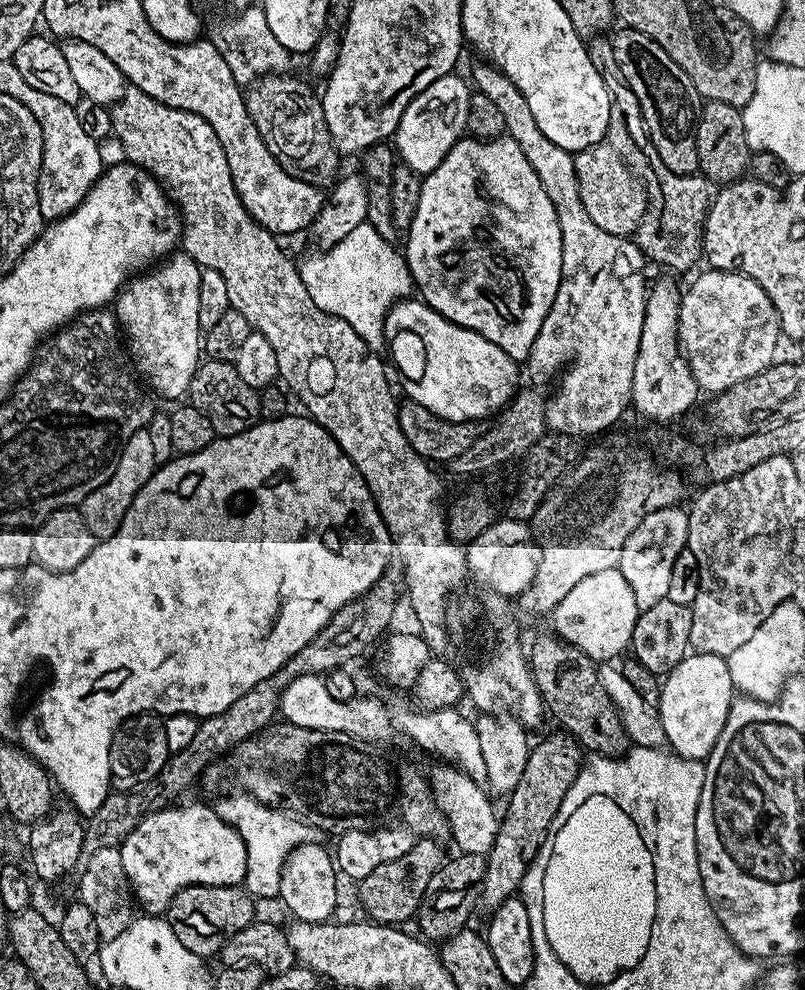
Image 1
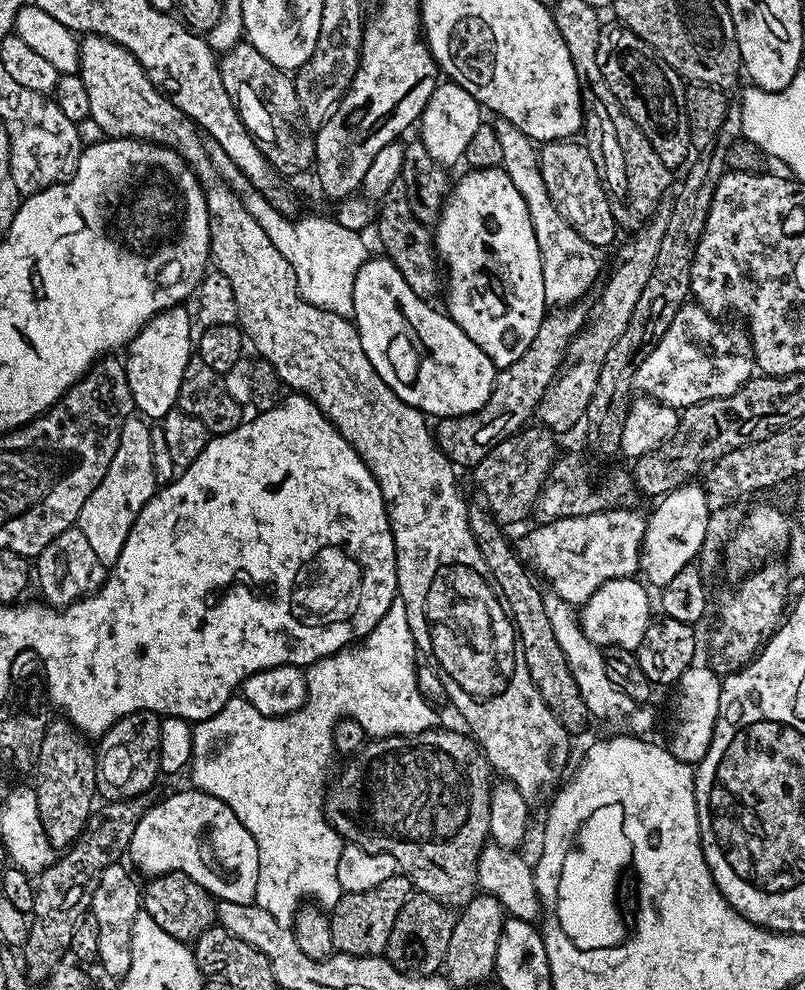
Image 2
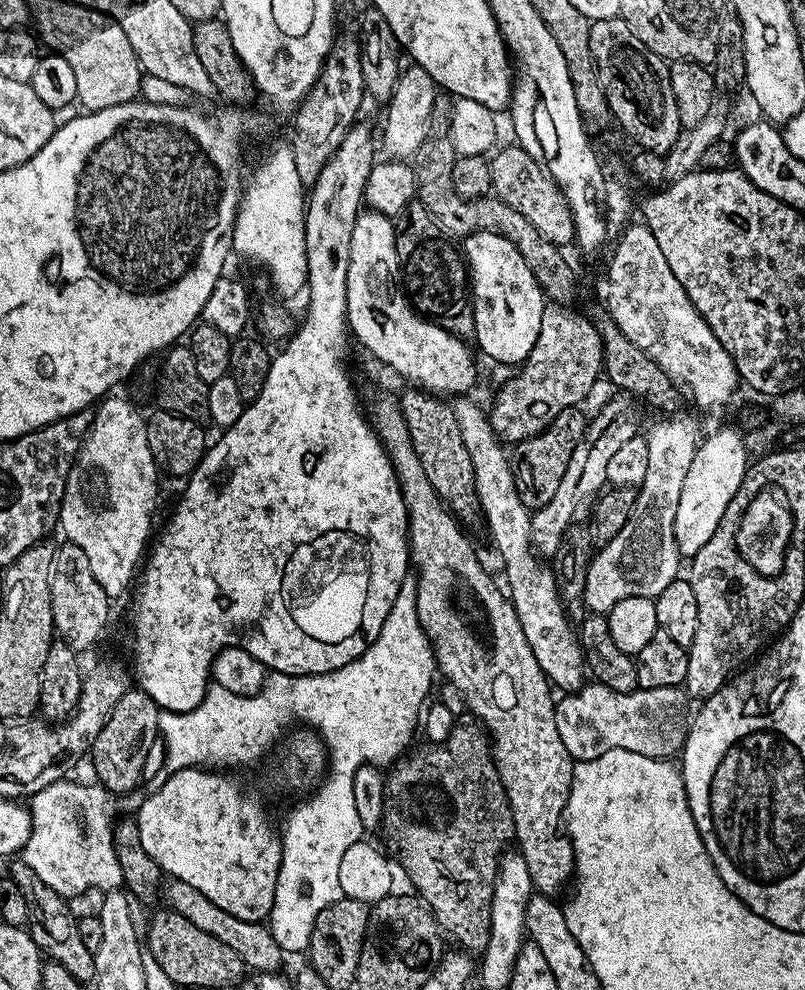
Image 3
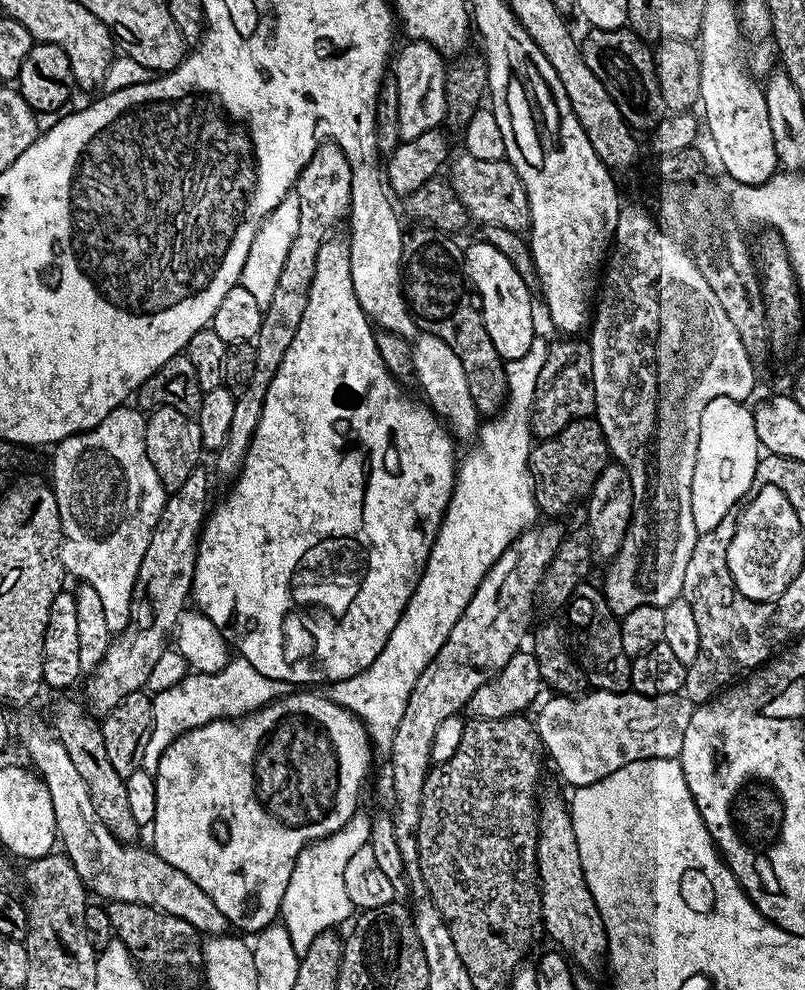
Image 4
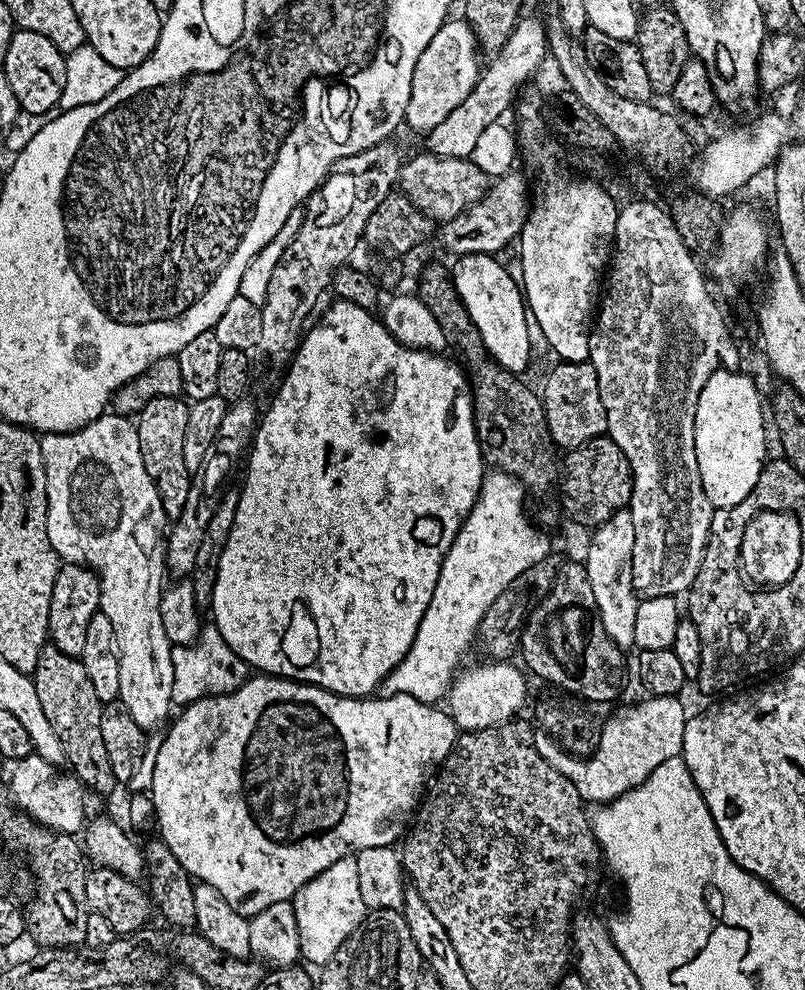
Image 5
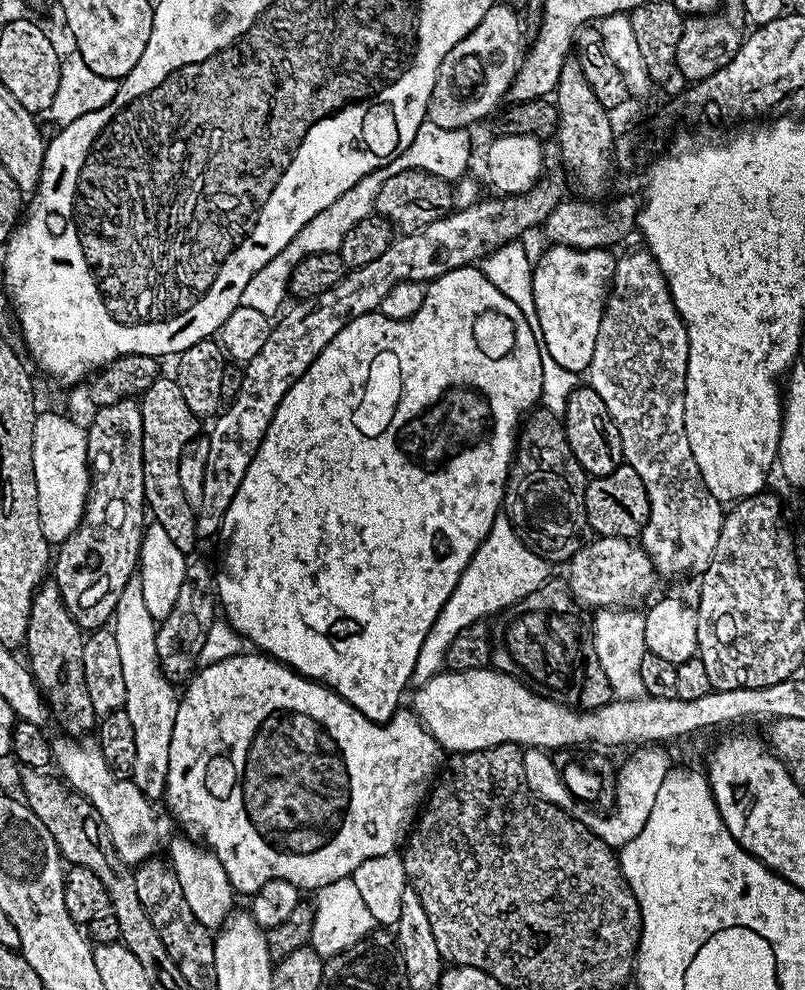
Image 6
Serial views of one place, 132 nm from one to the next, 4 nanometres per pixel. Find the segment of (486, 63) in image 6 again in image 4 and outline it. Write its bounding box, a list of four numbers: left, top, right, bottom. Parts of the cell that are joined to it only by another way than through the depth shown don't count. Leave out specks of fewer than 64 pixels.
[394,40,446,140]

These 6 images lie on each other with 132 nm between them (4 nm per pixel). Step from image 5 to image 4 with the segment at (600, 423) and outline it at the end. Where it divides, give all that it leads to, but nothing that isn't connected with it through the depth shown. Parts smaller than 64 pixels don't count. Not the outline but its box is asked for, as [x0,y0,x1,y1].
[532,338,596,440]

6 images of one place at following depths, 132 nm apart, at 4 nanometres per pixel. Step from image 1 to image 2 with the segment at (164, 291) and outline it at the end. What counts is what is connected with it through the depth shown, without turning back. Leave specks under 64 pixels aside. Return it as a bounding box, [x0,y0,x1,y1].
[123,306,194,422]

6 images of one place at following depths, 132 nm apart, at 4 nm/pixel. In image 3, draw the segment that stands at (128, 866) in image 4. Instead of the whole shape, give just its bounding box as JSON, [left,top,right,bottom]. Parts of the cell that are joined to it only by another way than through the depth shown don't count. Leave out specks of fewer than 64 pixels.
[162,879,284,974]

